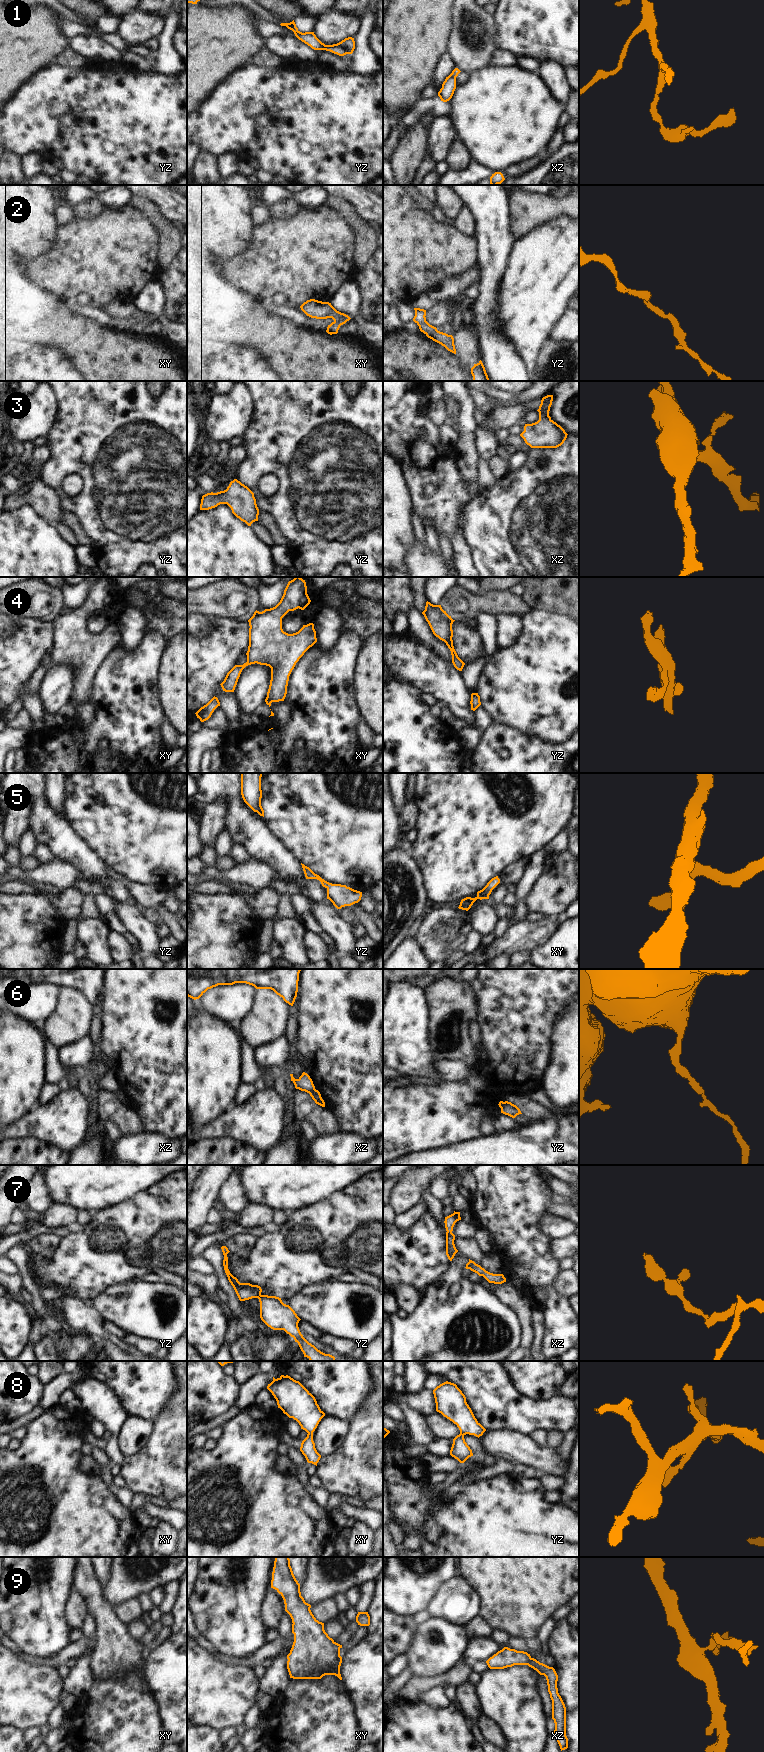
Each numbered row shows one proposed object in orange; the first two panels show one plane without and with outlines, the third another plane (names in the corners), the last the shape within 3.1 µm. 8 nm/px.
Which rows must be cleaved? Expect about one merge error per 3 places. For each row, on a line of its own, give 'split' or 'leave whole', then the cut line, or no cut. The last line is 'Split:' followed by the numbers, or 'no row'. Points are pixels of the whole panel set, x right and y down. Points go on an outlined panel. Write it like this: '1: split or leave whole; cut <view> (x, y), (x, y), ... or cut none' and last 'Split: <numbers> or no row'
1: leave whole; cut none
2: leave whole; cut none
3: leave whole; cut none
4: leave whole; cut none
5: leave whole; cut none
6: split; cut xz (314, 1088), (309, 1093)
7: leave whole; cut none
8: leave whole; cut none
9: leave whole; cut none
Split: 6

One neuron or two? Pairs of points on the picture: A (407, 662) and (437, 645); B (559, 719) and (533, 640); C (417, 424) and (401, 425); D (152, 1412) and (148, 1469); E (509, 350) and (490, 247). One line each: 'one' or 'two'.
A: two
B: one
C: one
D: two
E: one

